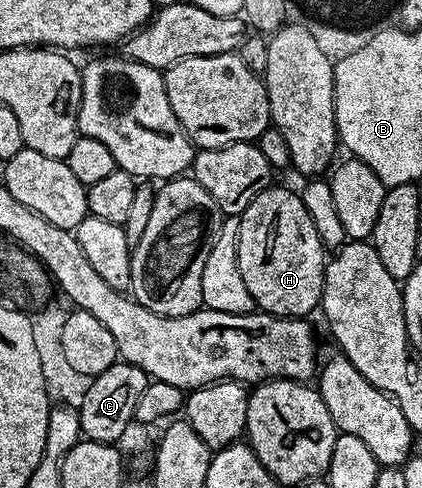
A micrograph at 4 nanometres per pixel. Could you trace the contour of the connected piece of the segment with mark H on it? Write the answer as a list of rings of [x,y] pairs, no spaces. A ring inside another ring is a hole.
[[[271,186],[265,188],[238,217],[238,265],[240,278],[244,278],[244,286],[248,286],[248,294],[252,294],[255,305],[272,316],[288,316],[306,318],[310,311],[317,309],[322,303],[322,287],[325,284],[327,249],[320,242],[320,234],[316,234],[316,226],[312,226],[312,218],[308,218],[308,210],[304,210],[304,202],[297,191],[289,192],[286,188]]]

